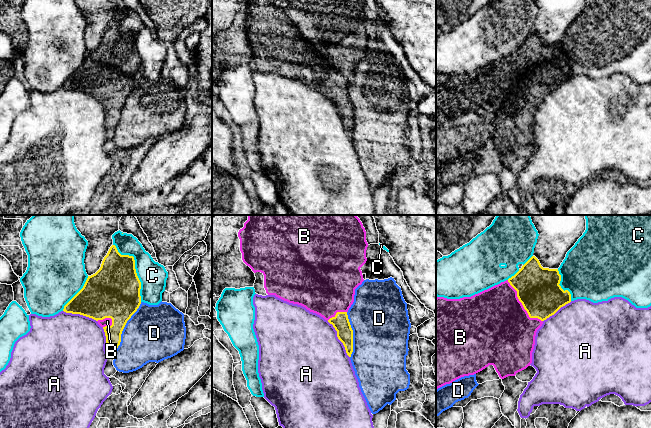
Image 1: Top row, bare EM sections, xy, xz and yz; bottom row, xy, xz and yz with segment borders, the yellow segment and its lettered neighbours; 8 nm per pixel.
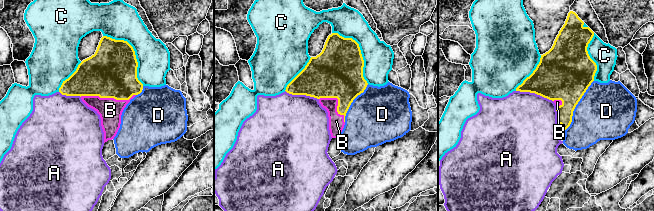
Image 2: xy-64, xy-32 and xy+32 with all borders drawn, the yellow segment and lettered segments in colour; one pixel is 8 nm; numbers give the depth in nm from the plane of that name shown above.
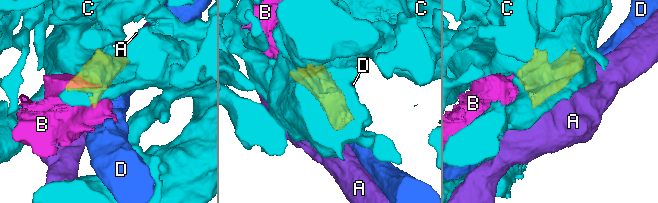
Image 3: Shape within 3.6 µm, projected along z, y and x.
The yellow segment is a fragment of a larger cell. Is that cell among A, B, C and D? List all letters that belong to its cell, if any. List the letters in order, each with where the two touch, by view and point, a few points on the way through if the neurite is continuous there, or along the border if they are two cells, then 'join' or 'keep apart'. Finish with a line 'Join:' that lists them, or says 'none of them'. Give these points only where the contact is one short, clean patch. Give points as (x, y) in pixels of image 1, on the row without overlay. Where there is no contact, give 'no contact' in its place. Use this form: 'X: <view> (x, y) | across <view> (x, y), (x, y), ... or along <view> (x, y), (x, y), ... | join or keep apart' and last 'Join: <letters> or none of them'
A: xz (338, 114) | keep apart
B: yz (522, 80) | join
C: xy (134, 44) | keep apart
D: xy (124, 102) | keep apart
Join: B

